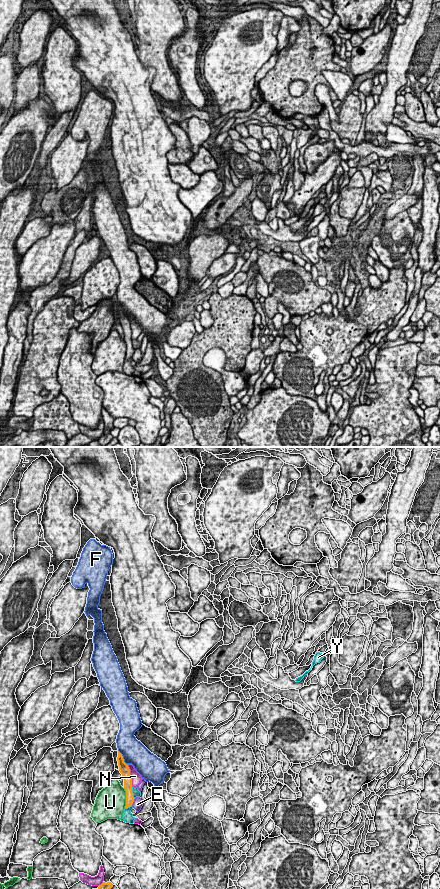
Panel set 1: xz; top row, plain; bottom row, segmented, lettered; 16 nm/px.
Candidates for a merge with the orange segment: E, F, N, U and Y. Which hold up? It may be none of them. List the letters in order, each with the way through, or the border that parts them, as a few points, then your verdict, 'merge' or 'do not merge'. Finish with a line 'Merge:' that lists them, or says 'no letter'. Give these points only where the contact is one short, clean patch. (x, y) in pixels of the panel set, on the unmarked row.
E: do not merge
F: do not merge
N: do not merge
U: do not merge
Y: merge
Merge: Y

